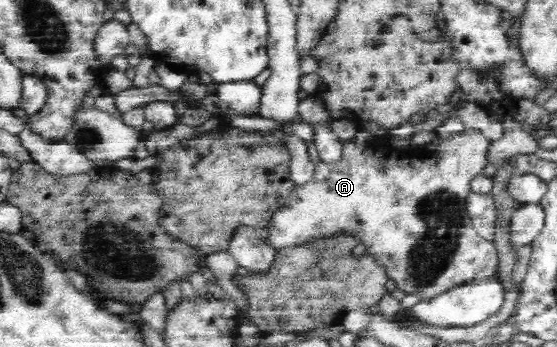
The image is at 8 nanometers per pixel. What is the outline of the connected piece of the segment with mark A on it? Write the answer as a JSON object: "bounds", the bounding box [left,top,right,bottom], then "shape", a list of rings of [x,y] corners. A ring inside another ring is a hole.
{"bounds":[267,128,499,301],"shape":[[[466,128],[463,133],[439,140],[439,147],[427,155],[413,155],[413,151],[409,151],[409,161],[405,151],[394,151],[381,141],[374,140],[363,147],[353,143],[353,140],[345,141],[337,163],[315,163],[311,181],[295,186],[287,201],[275,210],[268,226],[267,242],[278,250],[303,245],[309,240],[336,236],[355,238],[385,268],[388,279],[397,284],[396,289],[406,295],[417,295],[419,301],[431,301],[460,284],[492,278],[498,272],[499,265],[496,247],[473,230],[466,208],[467,196],[472,192],[471,179],[483,173],[489,163],[491,141],[474,128]]]}

